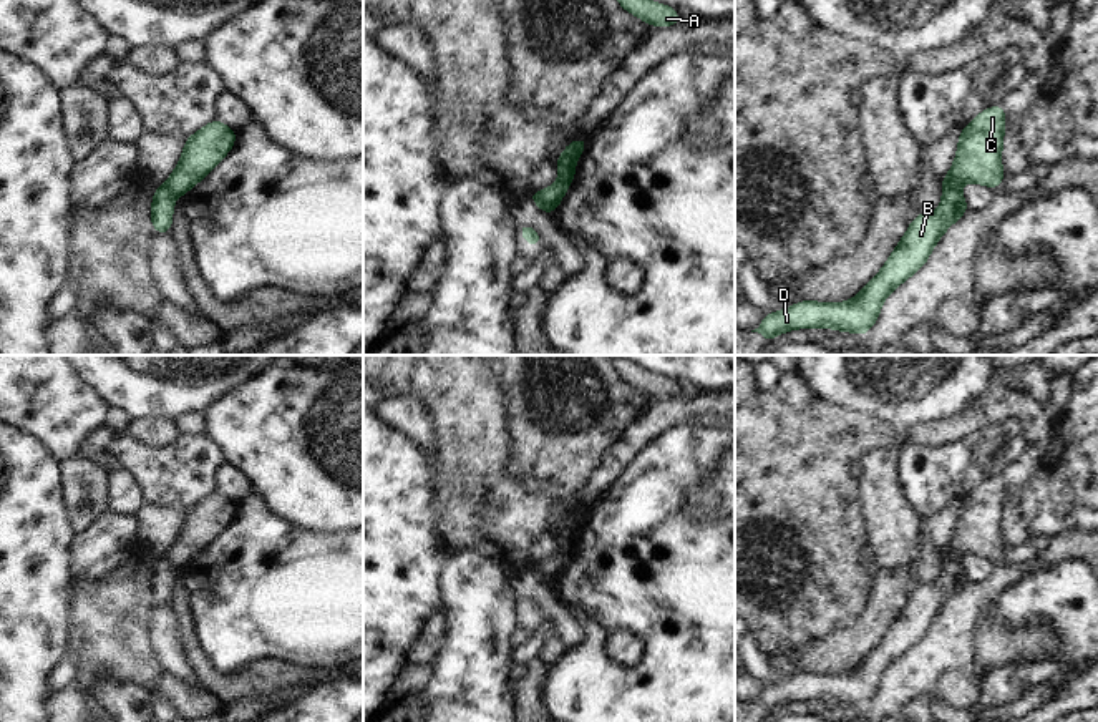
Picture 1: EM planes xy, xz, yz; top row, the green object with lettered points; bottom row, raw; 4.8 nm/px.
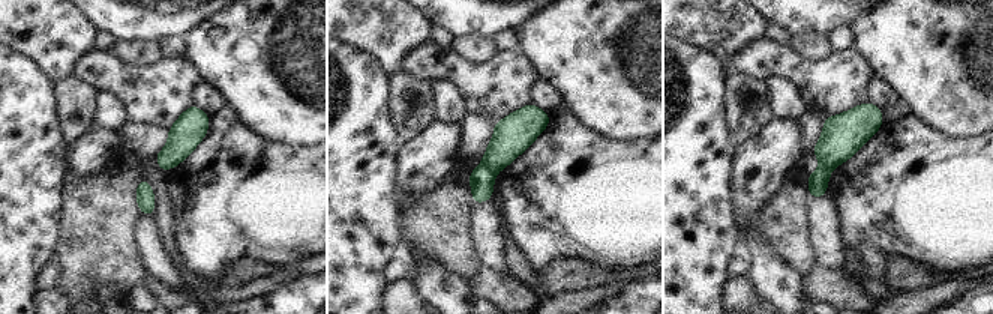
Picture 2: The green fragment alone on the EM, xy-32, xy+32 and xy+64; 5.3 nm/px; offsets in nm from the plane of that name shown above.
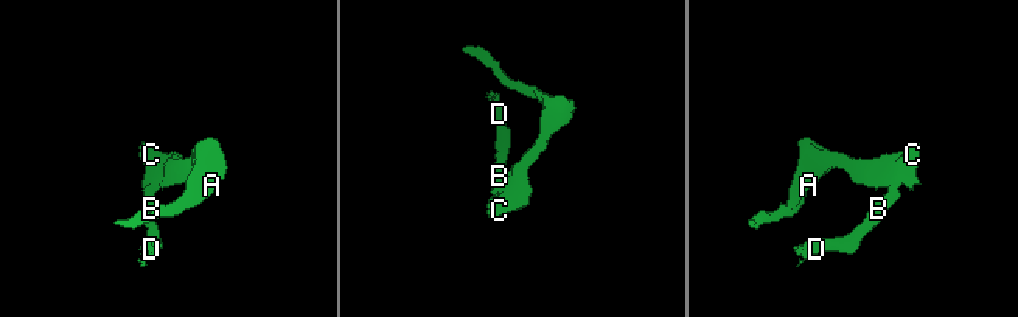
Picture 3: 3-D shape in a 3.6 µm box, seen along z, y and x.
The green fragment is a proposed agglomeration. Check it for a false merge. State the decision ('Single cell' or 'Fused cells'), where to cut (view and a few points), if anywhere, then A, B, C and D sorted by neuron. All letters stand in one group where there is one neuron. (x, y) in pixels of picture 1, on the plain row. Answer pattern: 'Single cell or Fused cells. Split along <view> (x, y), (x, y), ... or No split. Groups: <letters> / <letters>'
Fused cells. Split along yz (942, 558), (957, 561). Groups: A C / B D.

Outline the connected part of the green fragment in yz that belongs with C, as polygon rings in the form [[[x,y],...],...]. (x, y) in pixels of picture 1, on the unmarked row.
[[[1002,476],[980,483],[962,503],[955,531],[942,559],[959,561],[977,554],[995,561],[1003,556],[1002,521],[1005,506],[1005,481]]]

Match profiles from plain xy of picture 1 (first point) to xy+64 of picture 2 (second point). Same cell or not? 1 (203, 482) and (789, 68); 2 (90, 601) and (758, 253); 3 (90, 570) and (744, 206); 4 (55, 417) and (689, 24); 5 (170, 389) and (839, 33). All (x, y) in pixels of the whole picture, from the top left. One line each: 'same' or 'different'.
1: same
2: different
3: same
4: same
5: different

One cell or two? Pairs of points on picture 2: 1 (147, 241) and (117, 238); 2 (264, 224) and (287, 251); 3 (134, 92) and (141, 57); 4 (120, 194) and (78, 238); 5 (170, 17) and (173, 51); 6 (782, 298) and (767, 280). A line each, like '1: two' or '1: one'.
1: two
2: one
3: two
4: one
5: two
6: one

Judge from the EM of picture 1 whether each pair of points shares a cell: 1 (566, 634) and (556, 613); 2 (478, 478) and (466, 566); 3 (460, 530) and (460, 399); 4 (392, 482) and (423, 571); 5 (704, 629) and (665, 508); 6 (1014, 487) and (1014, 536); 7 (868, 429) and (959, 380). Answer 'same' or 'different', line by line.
1: same
2: different
3: same
4: same
5: same
6: same
7: different

